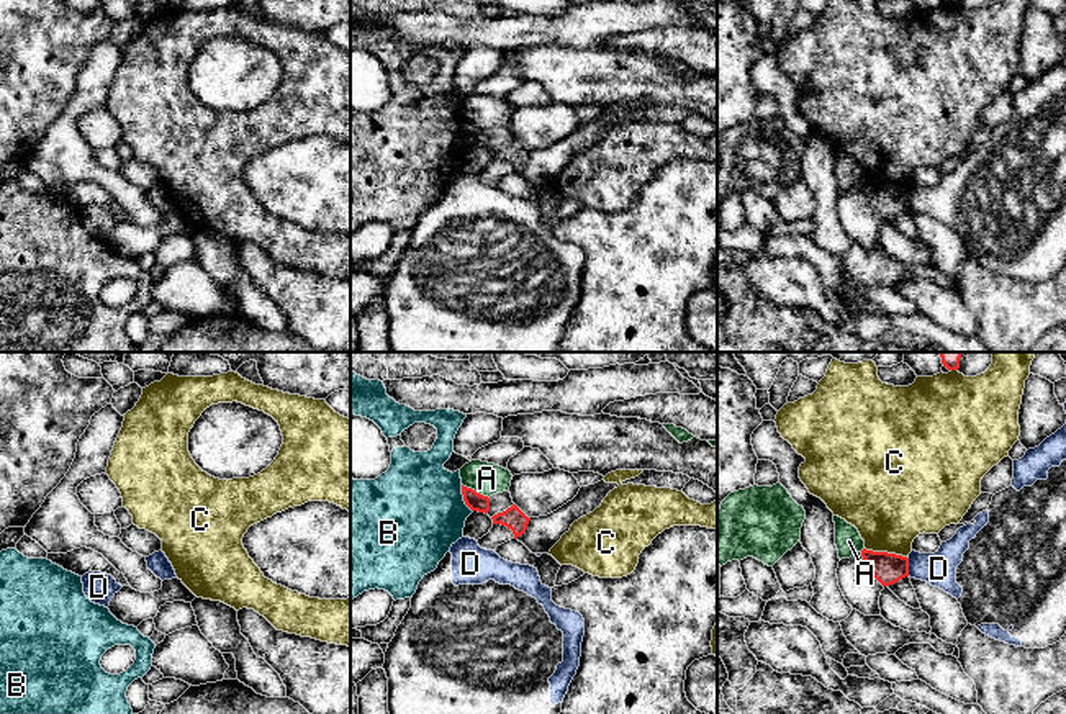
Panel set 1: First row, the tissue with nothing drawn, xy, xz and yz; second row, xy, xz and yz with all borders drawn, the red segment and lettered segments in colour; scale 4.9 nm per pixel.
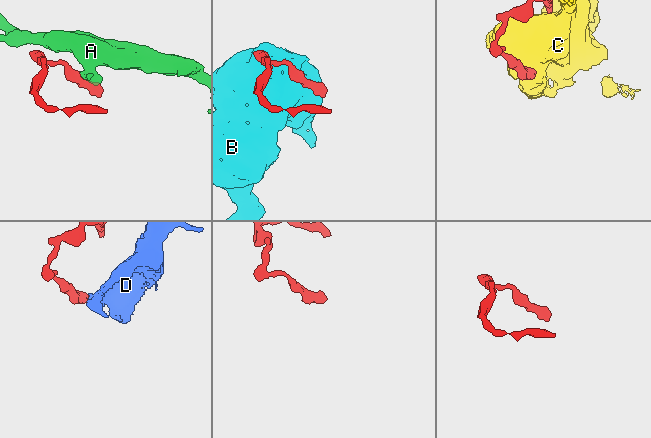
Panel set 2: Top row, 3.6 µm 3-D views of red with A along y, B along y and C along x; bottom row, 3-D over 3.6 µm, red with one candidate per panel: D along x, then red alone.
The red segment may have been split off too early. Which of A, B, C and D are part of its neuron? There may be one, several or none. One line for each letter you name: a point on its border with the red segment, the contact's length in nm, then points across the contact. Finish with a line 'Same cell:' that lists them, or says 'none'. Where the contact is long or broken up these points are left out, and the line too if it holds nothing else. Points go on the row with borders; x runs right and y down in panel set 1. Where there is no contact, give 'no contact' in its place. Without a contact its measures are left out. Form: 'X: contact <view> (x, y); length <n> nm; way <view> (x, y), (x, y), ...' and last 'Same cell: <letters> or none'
Same cell: none

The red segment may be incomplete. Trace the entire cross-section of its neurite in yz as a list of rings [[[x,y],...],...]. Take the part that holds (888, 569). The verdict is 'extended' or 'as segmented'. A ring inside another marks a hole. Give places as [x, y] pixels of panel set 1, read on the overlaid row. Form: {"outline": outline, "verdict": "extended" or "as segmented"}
{"outline": [[[861,550],[863,560],[868,563],[873,576],[883,585],[889,586],[909,576],[909,558],[888,552]]], "verdict": "as segmented"}

